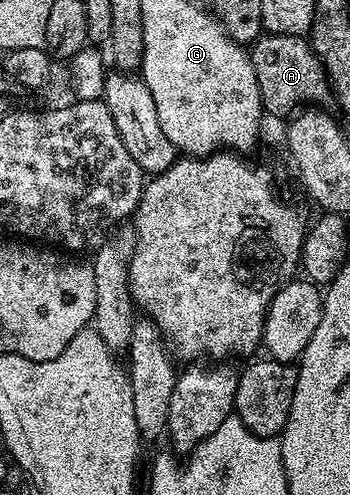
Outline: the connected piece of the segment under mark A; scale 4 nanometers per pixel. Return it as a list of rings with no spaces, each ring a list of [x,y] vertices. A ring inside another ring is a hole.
[[[263,33],[249,48],[249,53],[252,69],[256,69],[256,85],[260,85],[262,109],[267,116],[289,116],[303,105],[322,105],[326,98],[331,98],[325,65],[303,36]]]

